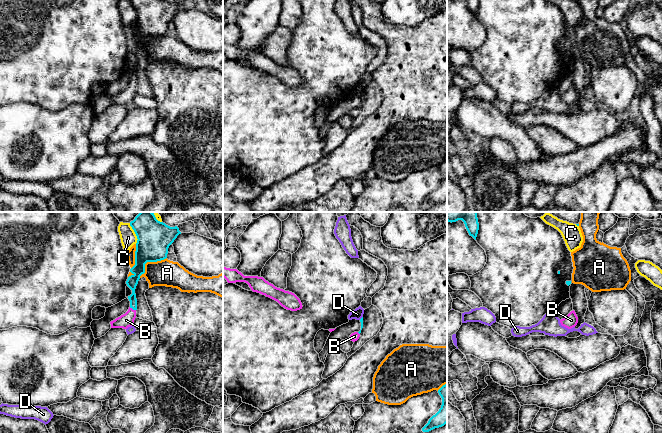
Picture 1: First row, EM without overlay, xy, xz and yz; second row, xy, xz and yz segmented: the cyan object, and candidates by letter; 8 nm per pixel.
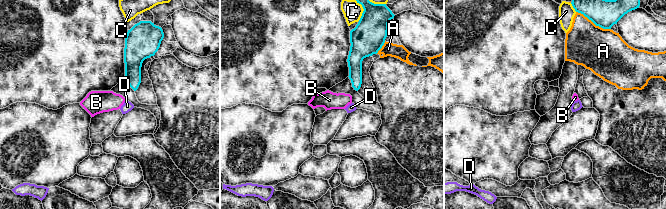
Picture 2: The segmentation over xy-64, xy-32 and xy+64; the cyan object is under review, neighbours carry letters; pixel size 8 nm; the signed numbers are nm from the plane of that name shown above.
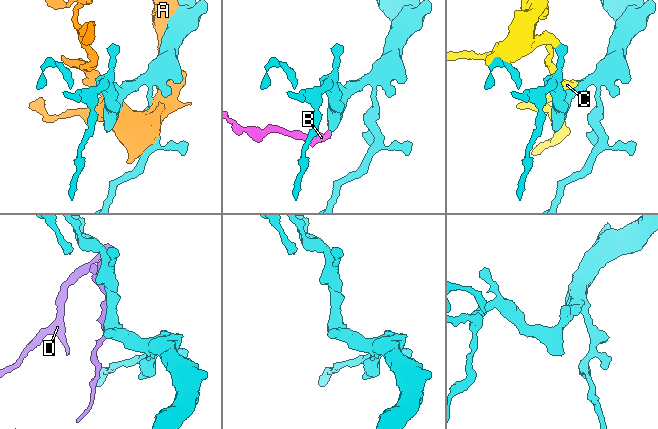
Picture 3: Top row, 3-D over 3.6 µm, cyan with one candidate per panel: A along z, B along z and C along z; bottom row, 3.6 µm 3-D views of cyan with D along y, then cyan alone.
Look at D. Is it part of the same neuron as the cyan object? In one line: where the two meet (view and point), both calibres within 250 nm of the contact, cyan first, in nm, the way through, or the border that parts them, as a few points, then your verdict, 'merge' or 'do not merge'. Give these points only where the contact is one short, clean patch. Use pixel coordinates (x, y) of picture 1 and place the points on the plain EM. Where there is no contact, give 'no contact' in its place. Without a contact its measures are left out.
contact xz (361, 94); calibres 30 and 90 nm; do not merge

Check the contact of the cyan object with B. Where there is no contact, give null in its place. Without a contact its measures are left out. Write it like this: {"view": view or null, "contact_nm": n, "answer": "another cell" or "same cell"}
{"view": "xy", "contact_nm": 60, "answer": "same cell"}

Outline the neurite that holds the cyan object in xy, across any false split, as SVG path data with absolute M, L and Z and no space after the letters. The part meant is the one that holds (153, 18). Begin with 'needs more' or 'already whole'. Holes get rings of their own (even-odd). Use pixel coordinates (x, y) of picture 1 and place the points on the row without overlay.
needs more; M130 0L137 12L135 41L130 45L132 49L126 60L132 66L128 72L130 83L128 87L111 97L111 104L127 105L134 101L137 86L135 65L140 52L145 49L147 38L157 38L167 34L168 24L181 8L177 2L166 0Z

